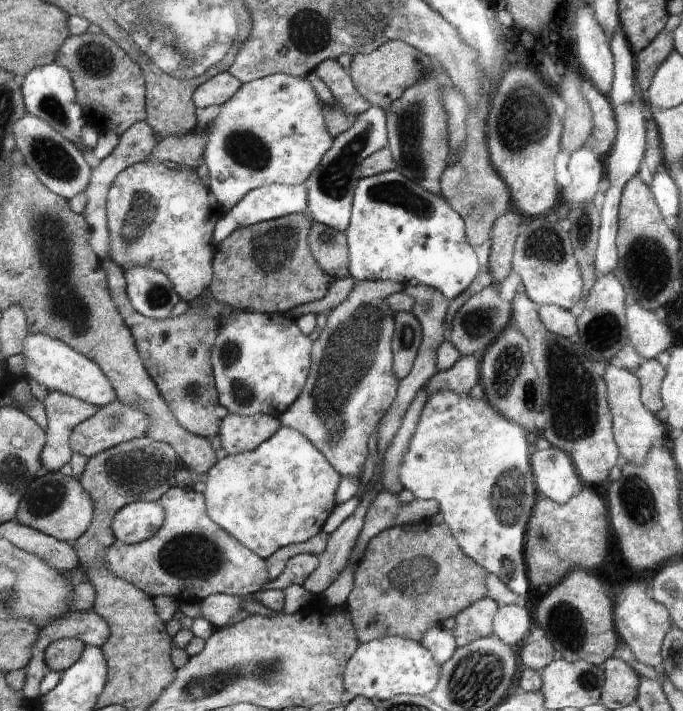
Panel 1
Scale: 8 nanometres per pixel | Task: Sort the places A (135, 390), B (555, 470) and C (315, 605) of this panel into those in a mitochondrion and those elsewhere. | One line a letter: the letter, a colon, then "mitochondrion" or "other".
A: other
B: other
C: other

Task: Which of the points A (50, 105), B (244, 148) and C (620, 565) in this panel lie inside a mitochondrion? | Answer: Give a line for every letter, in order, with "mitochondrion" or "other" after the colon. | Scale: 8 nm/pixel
A: mitochondrion
B: mitochondrion
C: other

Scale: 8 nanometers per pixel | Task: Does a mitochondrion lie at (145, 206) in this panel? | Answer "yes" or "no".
yes

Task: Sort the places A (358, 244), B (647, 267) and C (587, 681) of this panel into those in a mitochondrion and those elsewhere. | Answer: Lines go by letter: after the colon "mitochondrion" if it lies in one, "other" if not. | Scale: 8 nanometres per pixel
A: other
B: mitochondrion
C: mitochondrion

